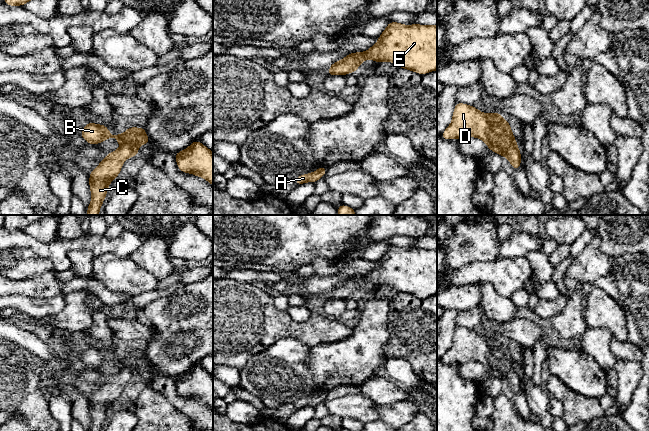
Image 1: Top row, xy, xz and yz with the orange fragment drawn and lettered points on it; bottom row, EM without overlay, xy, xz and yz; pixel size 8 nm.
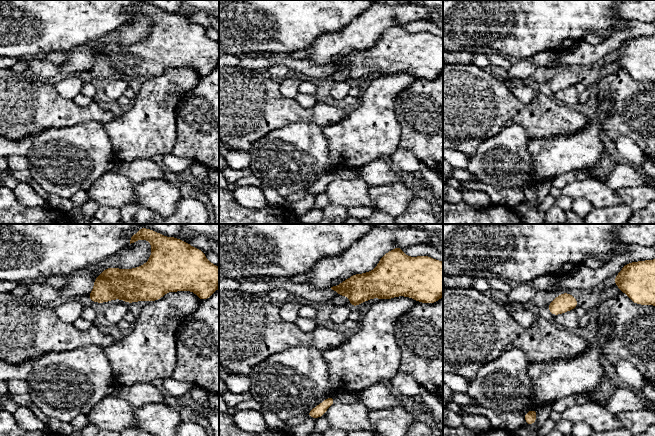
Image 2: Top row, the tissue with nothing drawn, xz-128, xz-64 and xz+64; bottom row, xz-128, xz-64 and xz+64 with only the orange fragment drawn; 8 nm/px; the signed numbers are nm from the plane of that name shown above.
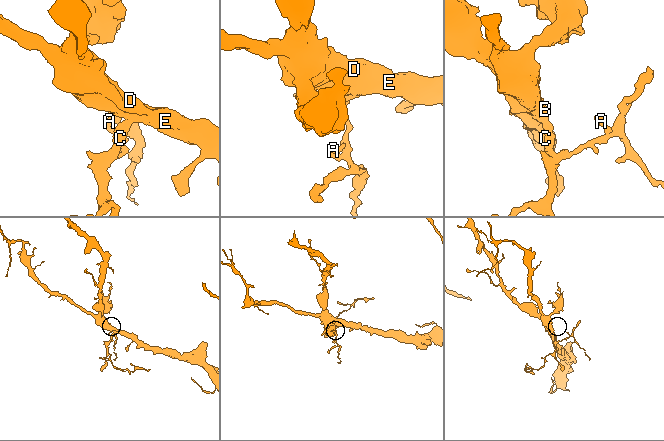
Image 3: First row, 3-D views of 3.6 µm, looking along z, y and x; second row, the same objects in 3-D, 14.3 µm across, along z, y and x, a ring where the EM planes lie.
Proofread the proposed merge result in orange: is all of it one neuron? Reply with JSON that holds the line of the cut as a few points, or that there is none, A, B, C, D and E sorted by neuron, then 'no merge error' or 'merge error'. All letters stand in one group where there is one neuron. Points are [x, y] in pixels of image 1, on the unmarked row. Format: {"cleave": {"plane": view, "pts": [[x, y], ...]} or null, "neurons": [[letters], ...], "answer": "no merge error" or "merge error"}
{"cleave": null, "neurons": [["A", "B", "C", "D", "E"]], "answer": "no merge error"}

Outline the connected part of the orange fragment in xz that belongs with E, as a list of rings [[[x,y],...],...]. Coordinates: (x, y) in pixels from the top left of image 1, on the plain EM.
[[[391,245],[377,266],[365,276],[353,276],[331,288],[328,300],[357,296],[363,285],[392,286],[424,299],[437,295],[437,249],[404,249]]]

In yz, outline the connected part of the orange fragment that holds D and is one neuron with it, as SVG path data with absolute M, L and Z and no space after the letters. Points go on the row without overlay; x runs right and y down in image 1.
M457 325L452 339L452 346L442 356L441 361L444 364L463 364L469 361L479 362L492 376L501 379L503 382L508 382L514 394L517 395L521 390L522 380L510 348L497 335L493 337L483 337L475 330Z

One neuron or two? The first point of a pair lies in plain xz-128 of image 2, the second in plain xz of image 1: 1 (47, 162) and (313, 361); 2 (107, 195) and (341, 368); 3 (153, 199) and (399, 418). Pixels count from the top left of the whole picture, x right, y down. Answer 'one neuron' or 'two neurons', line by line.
1: two neurons
2: two neurons
3: one neuron

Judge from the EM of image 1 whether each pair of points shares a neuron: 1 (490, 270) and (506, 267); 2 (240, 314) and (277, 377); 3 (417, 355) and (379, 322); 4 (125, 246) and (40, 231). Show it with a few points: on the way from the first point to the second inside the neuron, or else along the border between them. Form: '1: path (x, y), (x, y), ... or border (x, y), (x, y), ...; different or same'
1: path (494, 270), (502, 270); same
2: border (282, 338), (255, 353), (244, 366); different
3: border (390, 306), (388, 312), (388, 344), (384, 352); different
4: border (31, 235), (43, 241), (54, 240); different

